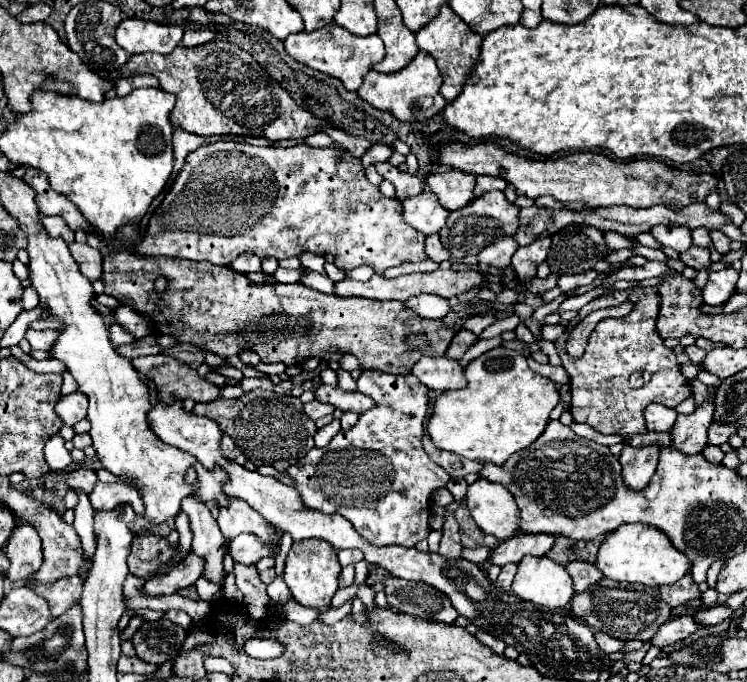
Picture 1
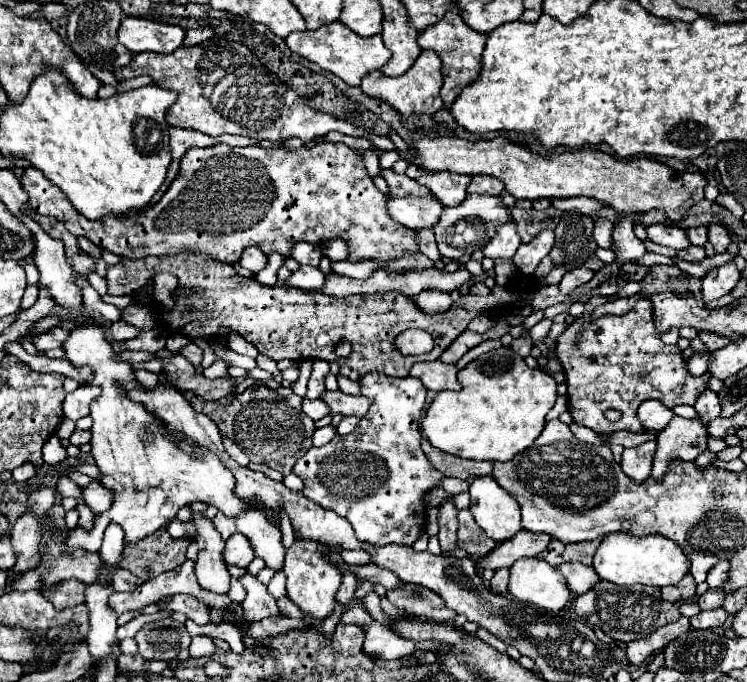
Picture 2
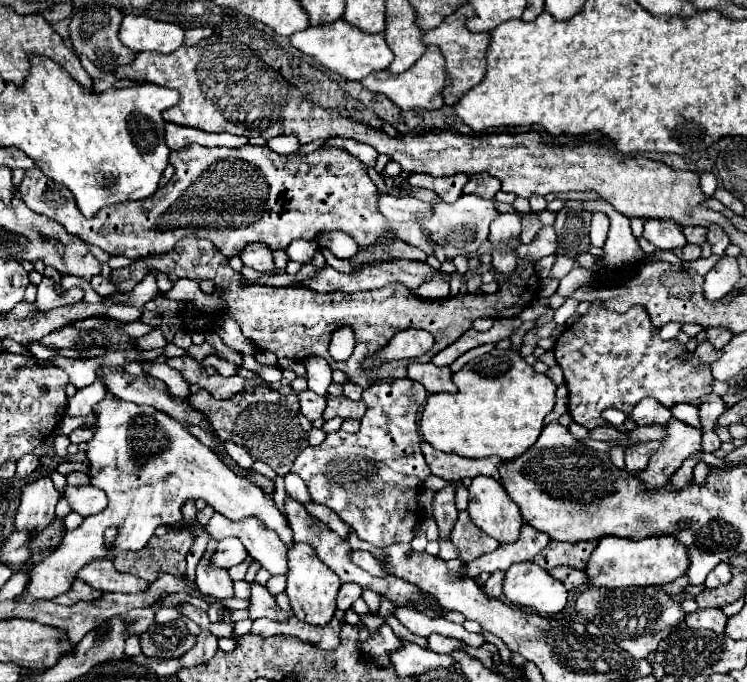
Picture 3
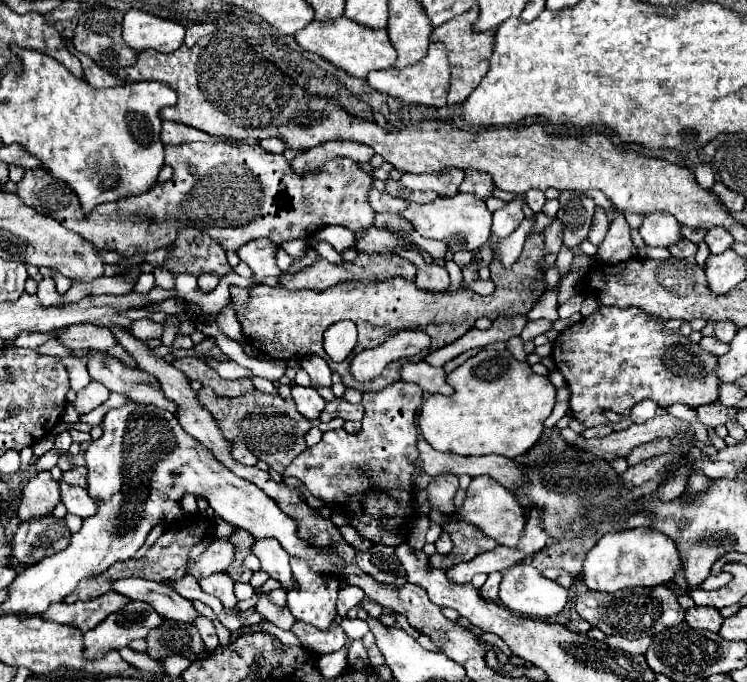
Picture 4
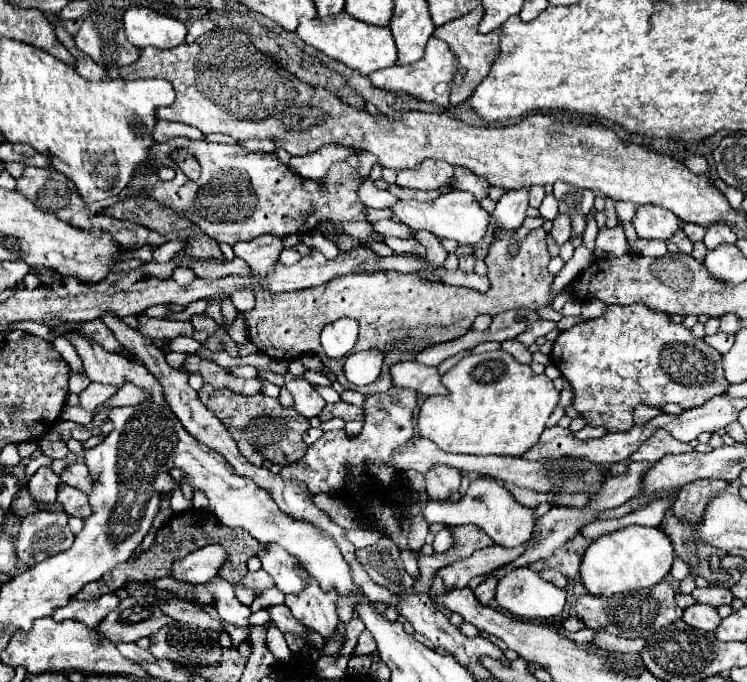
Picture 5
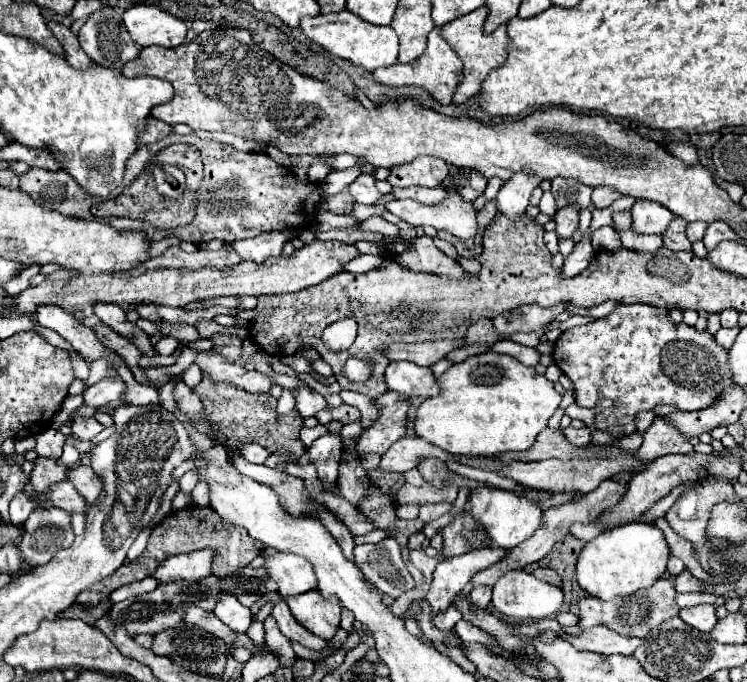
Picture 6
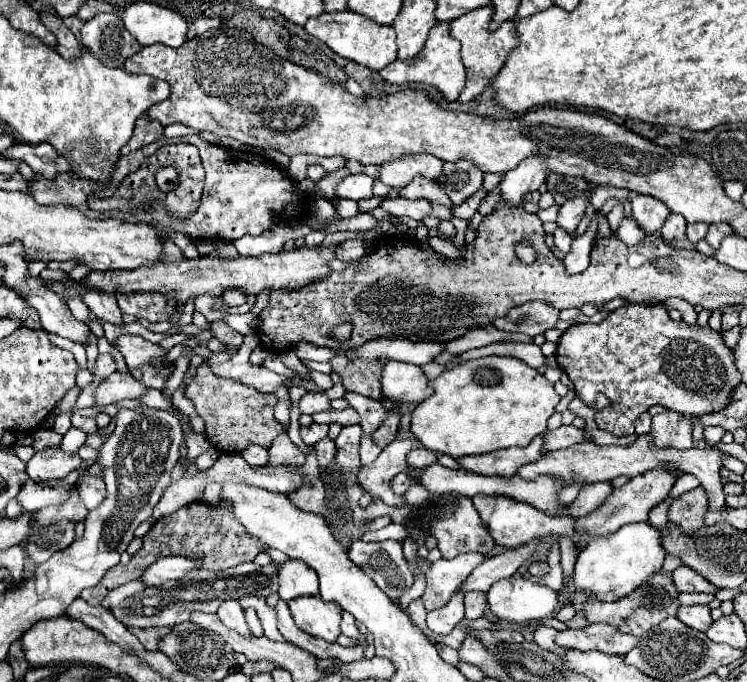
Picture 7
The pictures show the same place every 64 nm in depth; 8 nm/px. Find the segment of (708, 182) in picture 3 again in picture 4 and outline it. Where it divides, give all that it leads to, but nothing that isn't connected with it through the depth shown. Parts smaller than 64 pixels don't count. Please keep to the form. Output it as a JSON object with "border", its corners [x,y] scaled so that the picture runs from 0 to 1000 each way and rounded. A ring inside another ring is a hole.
{"border":[[[937,240],[932,249],[934,249],[934,258],[932,258],[934,270],[942,273],[945,279],[950,279],[956,273],[956,267],[959,267],[956,264],[956,255],[953,255],[953,246],[948,240]]]}

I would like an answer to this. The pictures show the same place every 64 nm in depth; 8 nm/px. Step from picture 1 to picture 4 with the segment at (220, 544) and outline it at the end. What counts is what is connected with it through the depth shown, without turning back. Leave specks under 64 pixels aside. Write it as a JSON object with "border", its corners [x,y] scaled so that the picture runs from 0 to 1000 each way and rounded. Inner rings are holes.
{"border":[[[289,839],[289,842],[284,842],[284,845],[268,848],[265,856],[268,856],[268,862],[270,862],[273,868],[289,874],[289,877],[303,889],[303,894],[305,894],[308,900],[313,900],[313,903],[319,900],[319,897],[313,894],[313,886],[316,886],[316,874],[313,874],[313,865],[311,865],[313,850],[311,850],[303,839]]]}

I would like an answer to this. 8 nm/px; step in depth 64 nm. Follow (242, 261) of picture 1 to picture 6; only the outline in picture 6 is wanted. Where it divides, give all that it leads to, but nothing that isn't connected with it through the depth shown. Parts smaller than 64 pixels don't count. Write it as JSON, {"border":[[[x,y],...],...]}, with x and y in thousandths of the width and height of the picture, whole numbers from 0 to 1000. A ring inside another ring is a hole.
{"border":[[[388,337],[380,340],[353,340],[337,352],[319,352],[311,364],[319,370],[324,381],[337,381],[343,387],[353,387],[353,381],[364,375],[375,375],[380,358],[388,352]]]}

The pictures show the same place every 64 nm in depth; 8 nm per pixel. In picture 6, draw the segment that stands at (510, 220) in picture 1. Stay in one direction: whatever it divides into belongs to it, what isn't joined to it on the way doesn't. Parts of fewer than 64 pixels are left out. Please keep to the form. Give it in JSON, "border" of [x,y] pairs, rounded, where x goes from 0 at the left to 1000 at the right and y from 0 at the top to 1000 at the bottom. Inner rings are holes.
{"border":[[[602,284],[594,296],[573,302],[557,293],[522,293],[517,308],[549,331],[578,331],[616,352],[635,352],[640,343],[640,308],[616,284]]]}

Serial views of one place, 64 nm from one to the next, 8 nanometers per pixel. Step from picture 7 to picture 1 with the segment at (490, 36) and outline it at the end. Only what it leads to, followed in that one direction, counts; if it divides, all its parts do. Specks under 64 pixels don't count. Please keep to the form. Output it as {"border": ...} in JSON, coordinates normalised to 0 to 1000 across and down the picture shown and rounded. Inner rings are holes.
{"border":[[[600,6],[592,9],[589,21],[578,32],[573,32],[568,41],[562,41],[557,47],[557,65],[560,65],[560,70],[584,85],[586,103],[589,103],[589,109],[594,114],[589,135],[597,144],[597,150],[605,150],[616,138],[616,129],[618,129],[624,111],[629,109],[637,85],[640,85],[640,67],[643,67],[643,62],[645,62],[645,53],[635,50],[627,41],[627,35],[621,35],[621,29],[616,29],[616,23],[610,23],[605,18],[605,12]]]}

